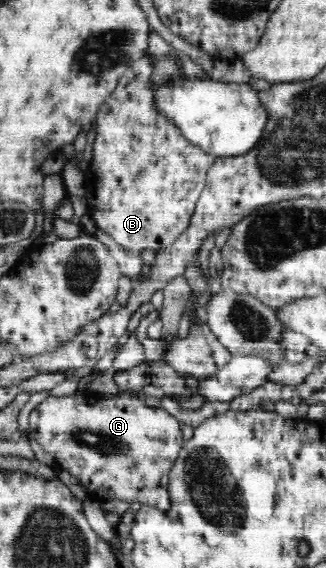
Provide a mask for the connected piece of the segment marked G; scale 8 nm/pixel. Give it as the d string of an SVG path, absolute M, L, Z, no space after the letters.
M75 377L72 379L65 379L65 381L77 380L77 391L71 393L71 395L61 395L61 397L55 397L49 395L46 400L41 402L36 408L34 408L28 417L28 423L30 427L30 435L33 439L36 439L43 448L43 451L51 453L55 459L55 464L65 471L69 471L73 477L77 477L84 487L88 491L94 494L108 495L109 497L117 500L132 503L139 503L144 505L149 505L156 508L157 510L165 511L170 509L170 498L168 494L168 483L170 472L174 466L174 462L179 457L181 448L184 445L182 438L182 431L179 428L181 424L176 417L173 417L167 410L162 408L155 408L147 406L145 401L142 401L138 397L131 396L114 396L112 398L100 397L96 392L90 389L85 389L83 391L78 391L79 378Z

